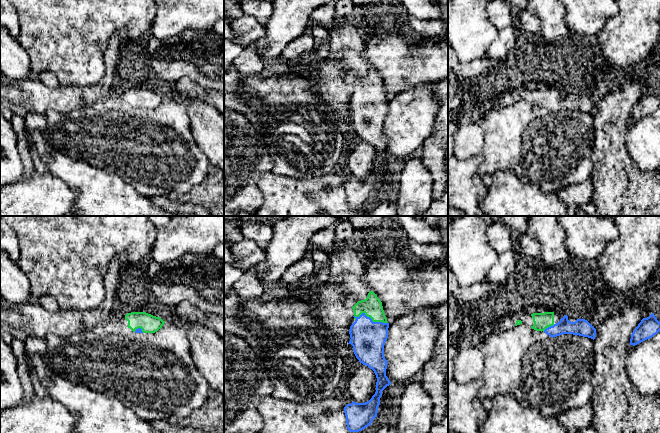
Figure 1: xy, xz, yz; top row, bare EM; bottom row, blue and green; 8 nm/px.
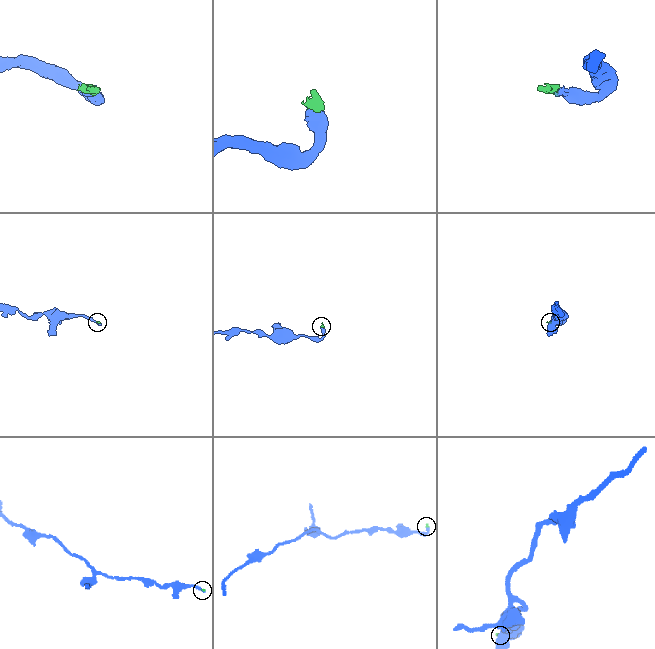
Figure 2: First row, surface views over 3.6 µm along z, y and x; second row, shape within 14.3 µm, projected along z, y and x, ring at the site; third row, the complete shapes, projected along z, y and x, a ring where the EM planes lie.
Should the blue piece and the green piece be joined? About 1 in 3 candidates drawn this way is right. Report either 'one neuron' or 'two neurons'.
one neuron

